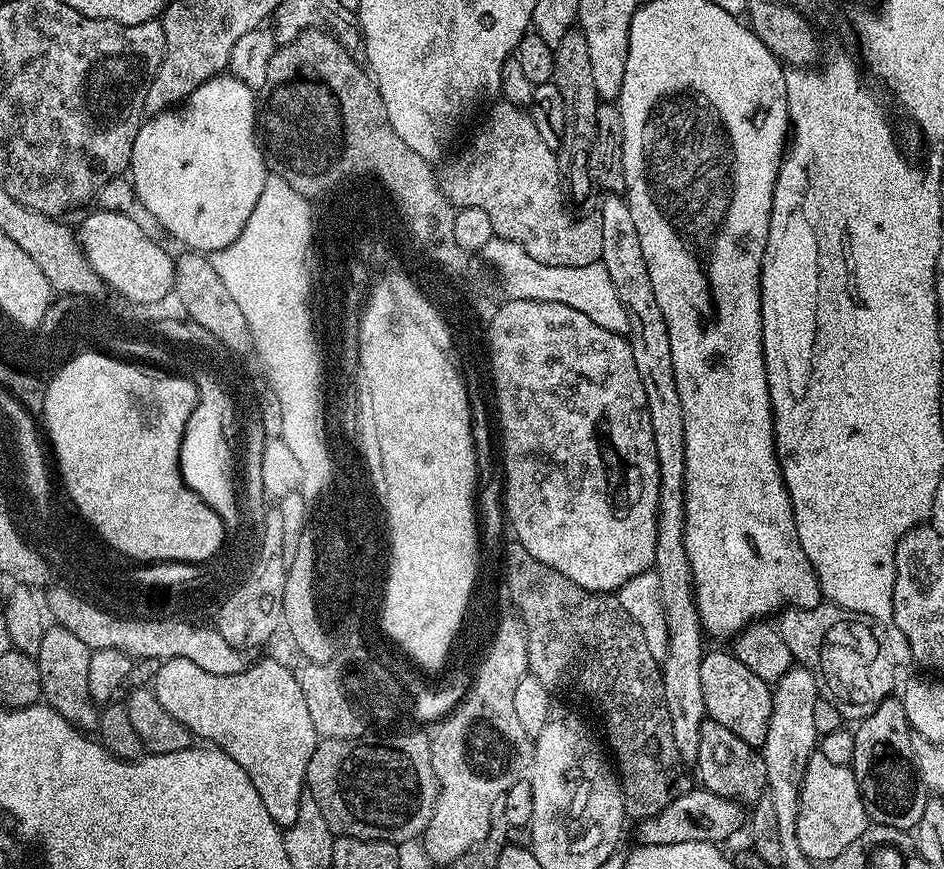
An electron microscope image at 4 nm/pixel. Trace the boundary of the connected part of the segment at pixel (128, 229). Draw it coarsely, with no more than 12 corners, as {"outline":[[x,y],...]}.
{"outline":[[127,212],[78,227],[92,267],[132,304],[171,293],[173,257]]}

